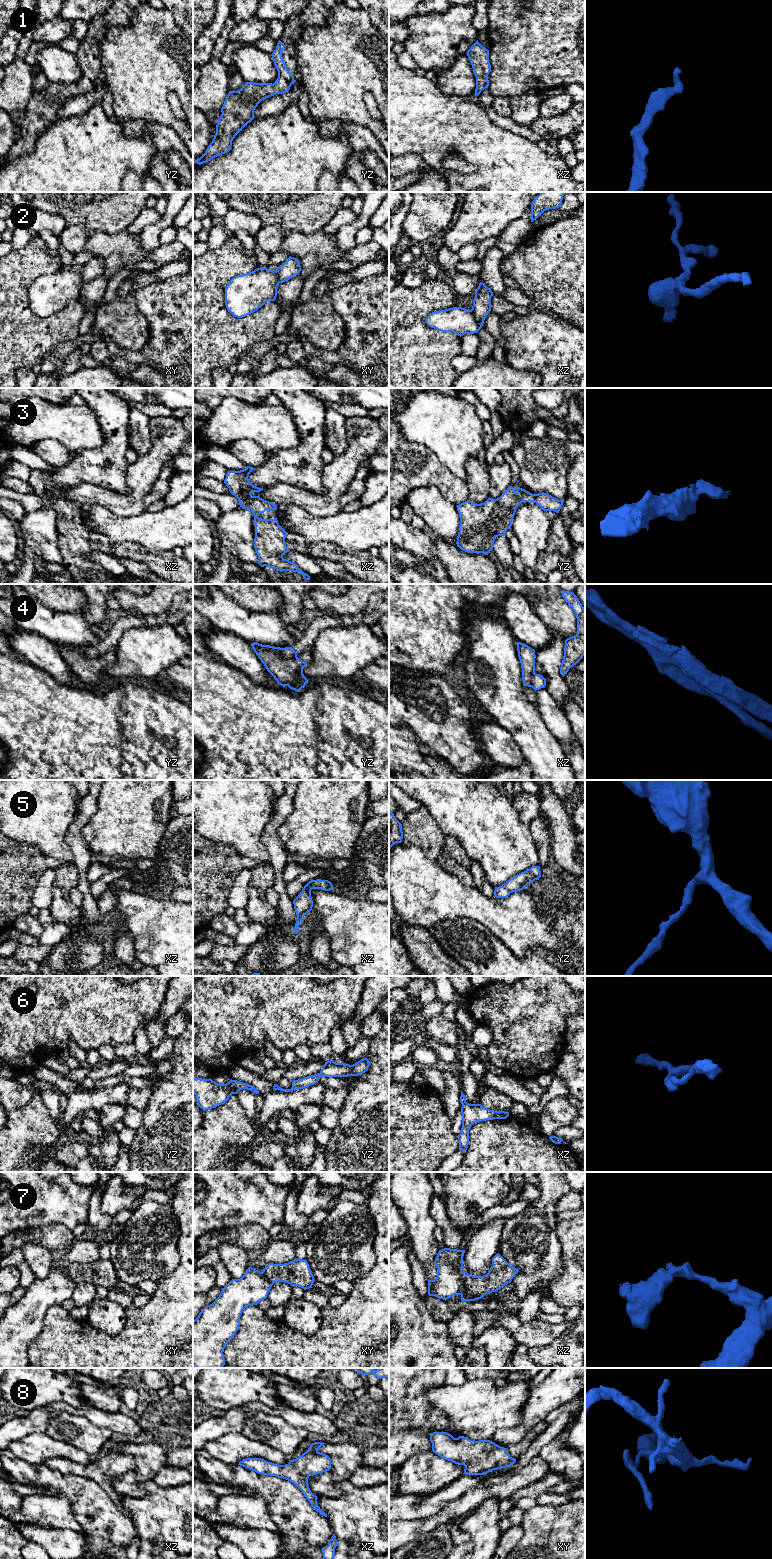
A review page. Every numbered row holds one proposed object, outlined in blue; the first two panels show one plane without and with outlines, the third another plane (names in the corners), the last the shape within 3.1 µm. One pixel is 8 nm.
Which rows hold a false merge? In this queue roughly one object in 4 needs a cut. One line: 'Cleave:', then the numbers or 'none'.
Cleave: 2, 4, 7

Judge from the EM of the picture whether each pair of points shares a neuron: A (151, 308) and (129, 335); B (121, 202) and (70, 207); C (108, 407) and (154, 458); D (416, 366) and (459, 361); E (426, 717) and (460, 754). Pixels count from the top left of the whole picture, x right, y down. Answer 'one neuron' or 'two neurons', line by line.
A: two neurons
B: one neuron
C: two neurons
D: two neurons
E: one neuron

